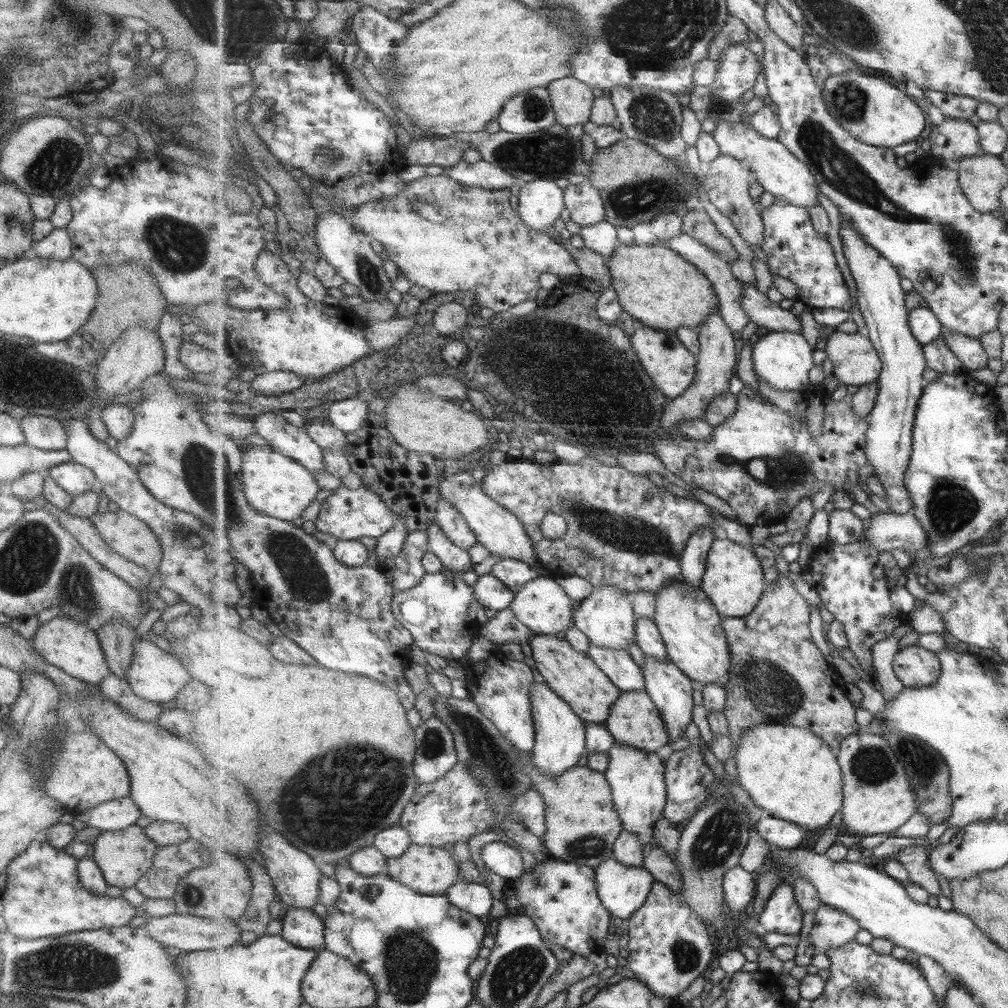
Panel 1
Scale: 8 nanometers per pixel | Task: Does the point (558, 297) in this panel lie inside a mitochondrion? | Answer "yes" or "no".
no

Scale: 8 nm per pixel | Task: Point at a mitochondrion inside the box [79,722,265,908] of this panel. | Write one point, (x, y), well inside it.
(194, 896)

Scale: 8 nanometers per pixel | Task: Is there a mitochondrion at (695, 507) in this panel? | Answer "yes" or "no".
no

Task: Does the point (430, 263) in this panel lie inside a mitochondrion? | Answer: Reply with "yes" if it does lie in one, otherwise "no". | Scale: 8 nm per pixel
no

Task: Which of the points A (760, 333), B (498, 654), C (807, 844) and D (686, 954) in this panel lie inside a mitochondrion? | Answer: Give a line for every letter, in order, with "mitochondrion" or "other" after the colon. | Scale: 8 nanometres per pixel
A: other
B: other
C: other
D: mitochondrion

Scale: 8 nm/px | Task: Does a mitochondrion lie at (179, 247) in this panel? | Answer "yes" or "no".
yes

